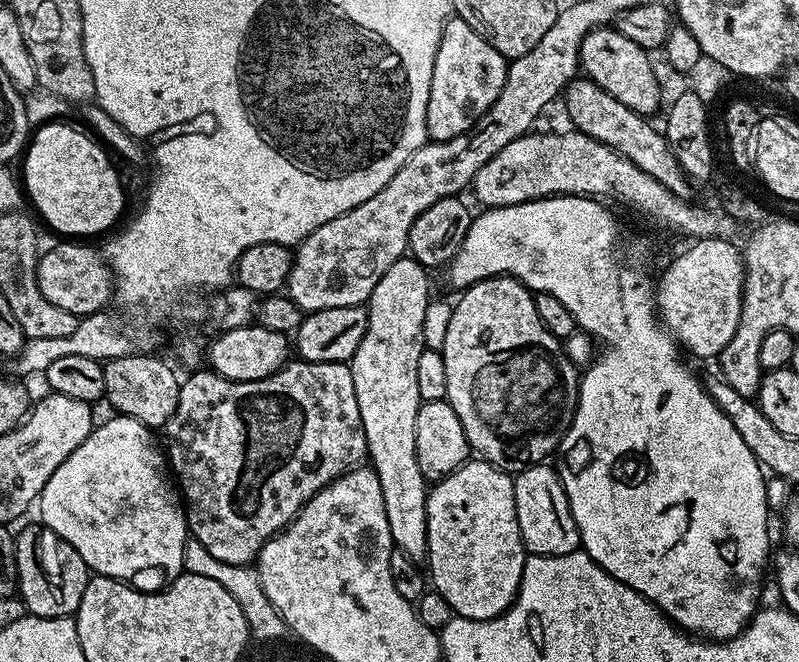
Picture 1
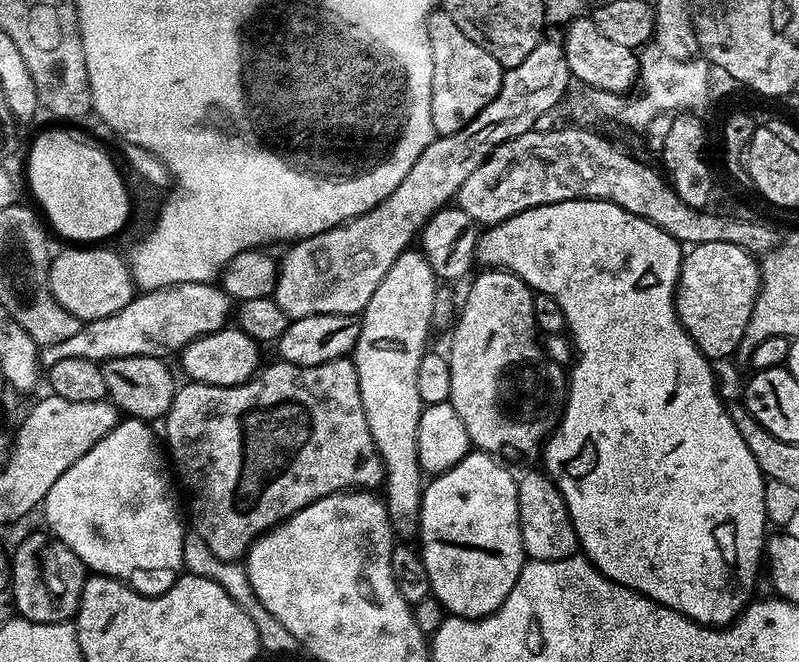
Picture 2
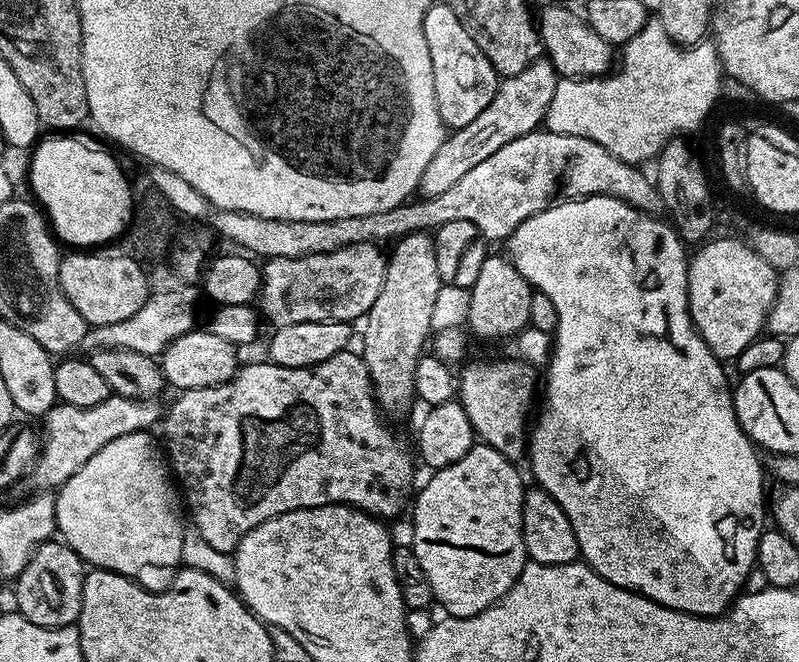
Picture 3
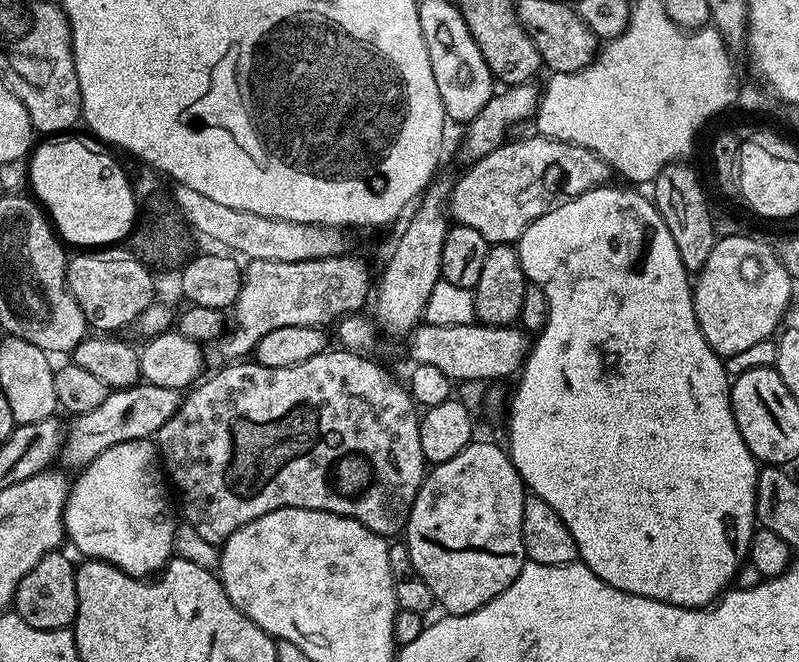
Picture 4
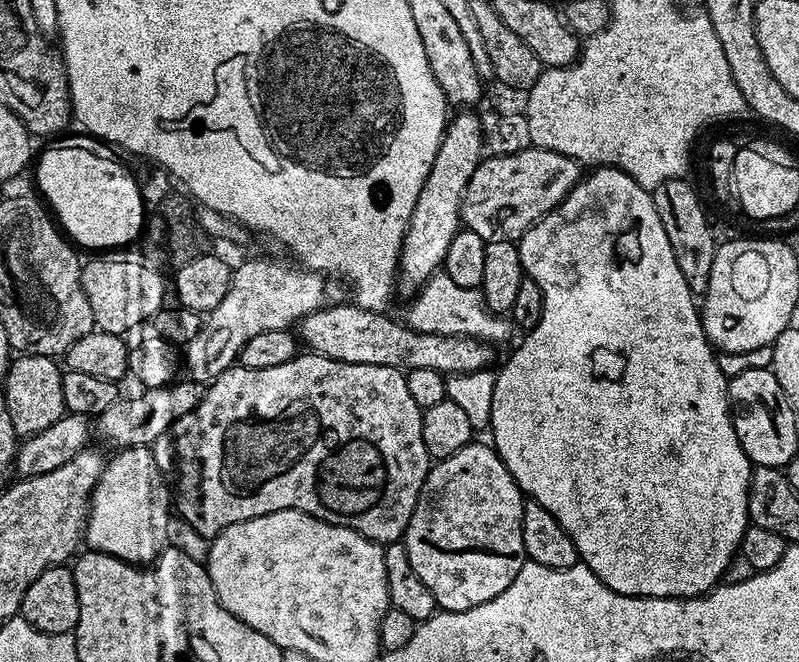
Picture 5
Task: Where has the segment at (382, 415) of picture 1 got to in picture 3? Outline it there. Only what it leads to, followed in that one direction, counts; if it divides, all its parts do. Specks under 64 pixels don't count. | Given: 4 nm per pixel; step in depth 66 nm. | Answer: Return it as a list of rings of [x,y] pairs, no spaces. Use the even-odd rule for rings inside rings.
[[[427,231],[412,232],[401,240],[395,241],[396,248],[387,257],[388,269],[382,282],[382,290],[378,290],[378,299],[368,311],[364,324],[364,349],[362,355],[368,373],[372,379],[372,391],[376,397],[381,413],[404,412],[414,404],[414,366],[418,366],[420,357],[425,351],[424,339],[429,339],[433,331],[432,315],[434,302],[438,302],[438,294],[442,287],[438,278],[438,262],[434,259],[434,242]]]

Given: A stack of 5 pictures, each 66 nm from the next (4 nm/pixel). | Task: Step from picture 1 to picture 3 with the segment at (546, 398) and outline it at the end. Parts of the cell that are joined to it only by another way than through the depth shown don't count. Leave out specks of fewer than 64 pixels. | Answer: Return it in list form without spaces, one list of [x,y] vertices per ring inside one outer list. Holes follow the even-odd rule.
[[[490,254],[482,262],[482,270],[478,273],[478,282],[474,282],[474,286],[470,289],[467,331],[473,337],[481,336],[484,340],[499,340],[499,342],[508,340],[509,337],[529,327],[530,298],[533,291],[532,285],[526,278],[522,278],[522,274],[518,274],[518,270],[512,265],[512,261],[508,259],[507,255]],[[501,358],[502,360],[476,360],[463,365],[464,373],[458,376],[458,403],[466,410],[466,418],[470,418],[473,433],[490,447],[498,450],[504,457],[513,462],[518,462],[525,457],[527,451],[527,428],[530,417],[534,412],[532,399],[538,396],[537,369],[520,360]]]

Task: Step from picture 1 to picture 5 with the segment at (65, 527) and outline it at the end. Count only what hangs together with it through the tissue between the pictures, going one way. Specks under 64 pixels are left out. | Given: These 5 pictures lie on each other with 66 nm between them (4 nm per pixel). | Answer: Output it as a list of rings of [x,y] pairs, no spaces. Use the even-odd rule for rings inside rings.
[[[151,447],[122,448],[104,465],[102,474],[88,502],[88,518],[84,525],[83,539],[94,552],[105,552],[114,558],[137,566],[151,565],[168,544],[168,521],[170,519],[170,492],[160,475]]]

